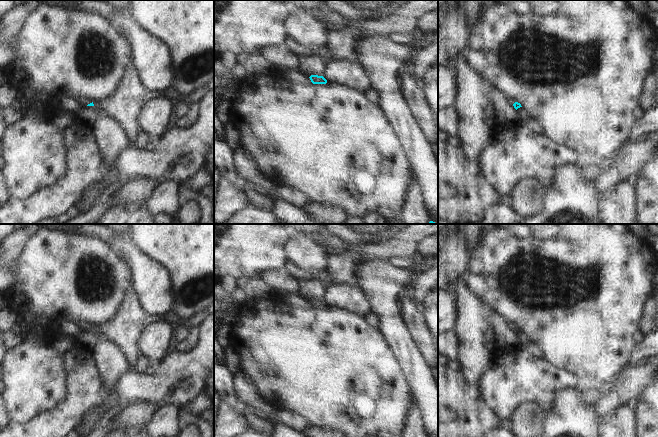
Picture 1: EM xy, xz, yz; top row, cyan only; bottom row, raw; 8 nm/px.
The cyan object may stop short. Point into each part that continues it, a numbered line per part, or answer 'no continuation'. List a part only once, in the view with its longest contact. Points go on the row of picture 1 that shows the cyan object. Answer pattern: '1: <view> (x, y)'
1: xy (83, 102)

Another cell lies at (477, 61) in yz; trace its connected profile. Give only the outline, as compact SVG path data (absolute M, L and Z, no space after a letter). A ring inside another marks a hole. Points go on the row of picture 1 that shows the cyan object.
M471 50L466 55L466 60L469 66L478 74L481 75L488 65L486 57L481 52Z

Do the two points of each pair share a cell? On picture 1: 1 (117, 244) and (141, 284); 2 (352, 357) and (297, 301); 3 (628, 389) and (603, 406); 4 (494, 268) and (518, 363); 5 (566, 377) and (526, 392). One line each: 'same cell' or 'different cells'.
1: same cell
2: different cells
3: same cell
4: different cells
5: same cell

